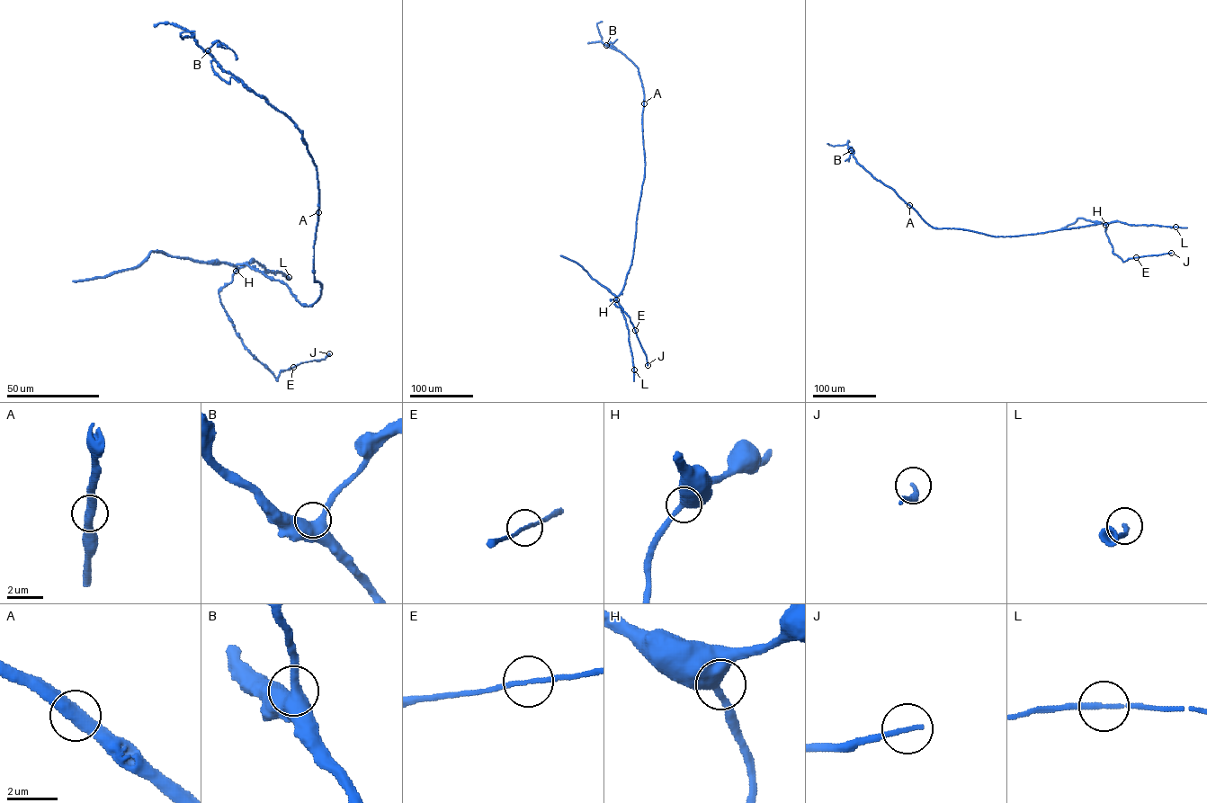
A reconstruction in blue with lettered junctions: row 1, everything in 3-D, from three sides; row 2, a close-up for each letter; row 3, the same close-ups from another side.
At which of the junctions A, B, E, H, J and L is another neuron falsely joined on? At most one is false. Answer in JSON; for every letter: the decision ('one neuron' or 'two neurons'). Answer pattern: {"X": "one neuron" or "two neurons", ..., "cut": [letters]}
{"A": "one neuron", "B": "one neuron", "E": "one neuron", "H": "one neuron", "J": "one neuron", "L": "one neuron", "cut": []}

